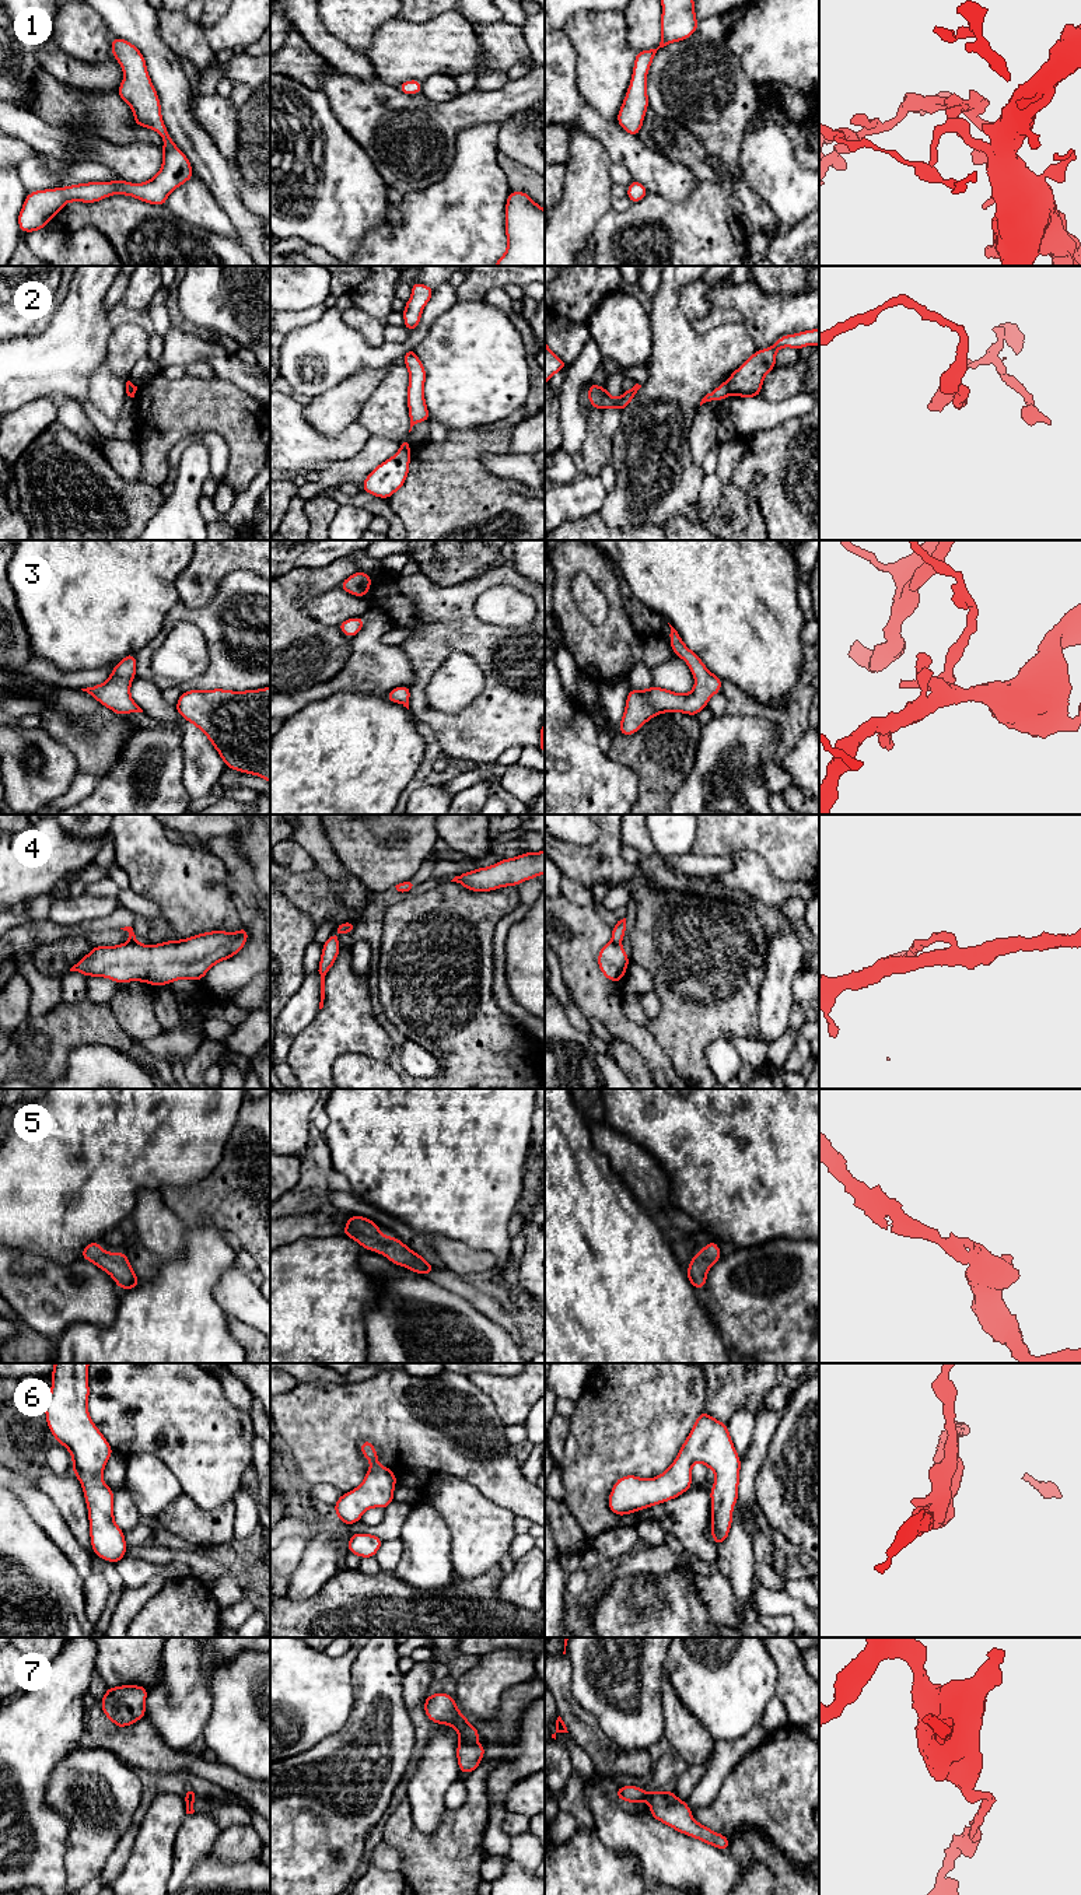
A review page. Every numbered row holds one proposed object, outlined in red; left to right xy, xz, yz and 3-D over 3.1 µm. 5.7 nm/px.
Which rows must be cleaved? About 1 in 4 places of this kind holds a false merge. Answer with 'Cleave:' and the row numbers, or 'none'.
Cleave: 2, 4, 7

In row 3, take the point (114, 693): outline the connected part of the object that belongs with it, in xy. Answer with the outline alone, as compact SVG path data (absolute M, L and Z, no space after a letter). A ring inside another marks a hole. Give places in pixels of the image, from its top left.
M136 654L126 655L116 666L106 682L98 686L81 689L97 701L118 715L143 712L130 697L130 684L136 677Z

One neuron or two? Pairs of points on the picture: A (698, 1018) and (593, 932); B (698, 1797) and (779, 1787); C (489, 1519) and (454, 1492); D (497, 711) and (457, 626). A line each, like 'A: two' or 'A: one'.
A: two
B: two
C: one
D: one

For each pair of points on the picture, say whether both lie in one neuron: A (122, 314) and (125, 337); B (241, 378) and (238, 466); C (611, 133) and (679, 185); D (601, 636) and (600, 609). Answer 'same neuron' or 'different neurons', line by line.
A: different neurons
B: different neurons
C: same neuron
D: different neurons

